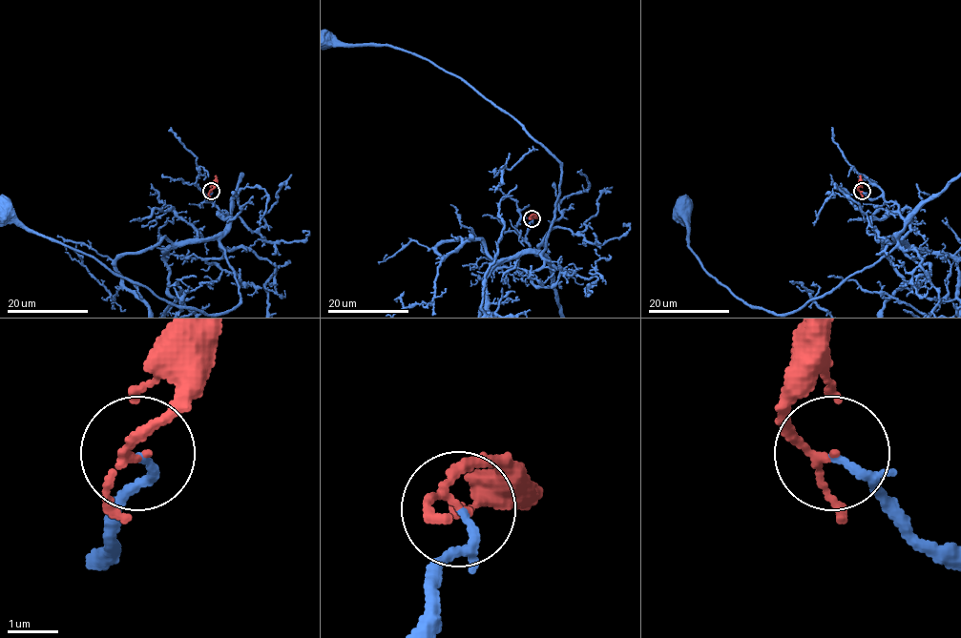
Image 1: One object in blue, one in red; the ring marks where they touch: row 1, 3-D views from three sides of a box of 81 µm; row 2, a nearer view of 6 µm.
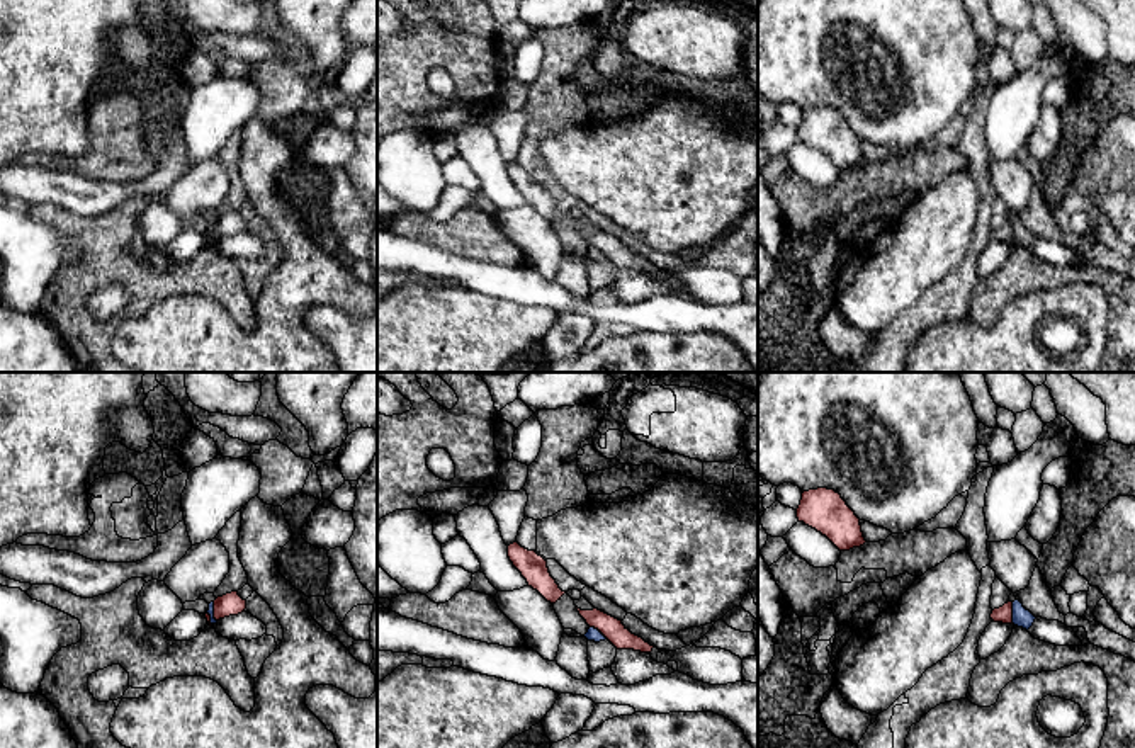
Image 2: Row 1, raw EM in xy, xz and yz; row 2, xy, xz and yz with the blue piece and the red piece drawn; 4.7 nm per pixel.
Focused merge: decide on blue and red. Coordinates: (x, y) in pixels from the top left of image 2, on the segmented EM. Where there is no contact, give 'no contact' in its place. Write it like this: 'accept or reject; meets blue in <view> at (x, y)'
reject; meets blue in yz at (1013, 612)

